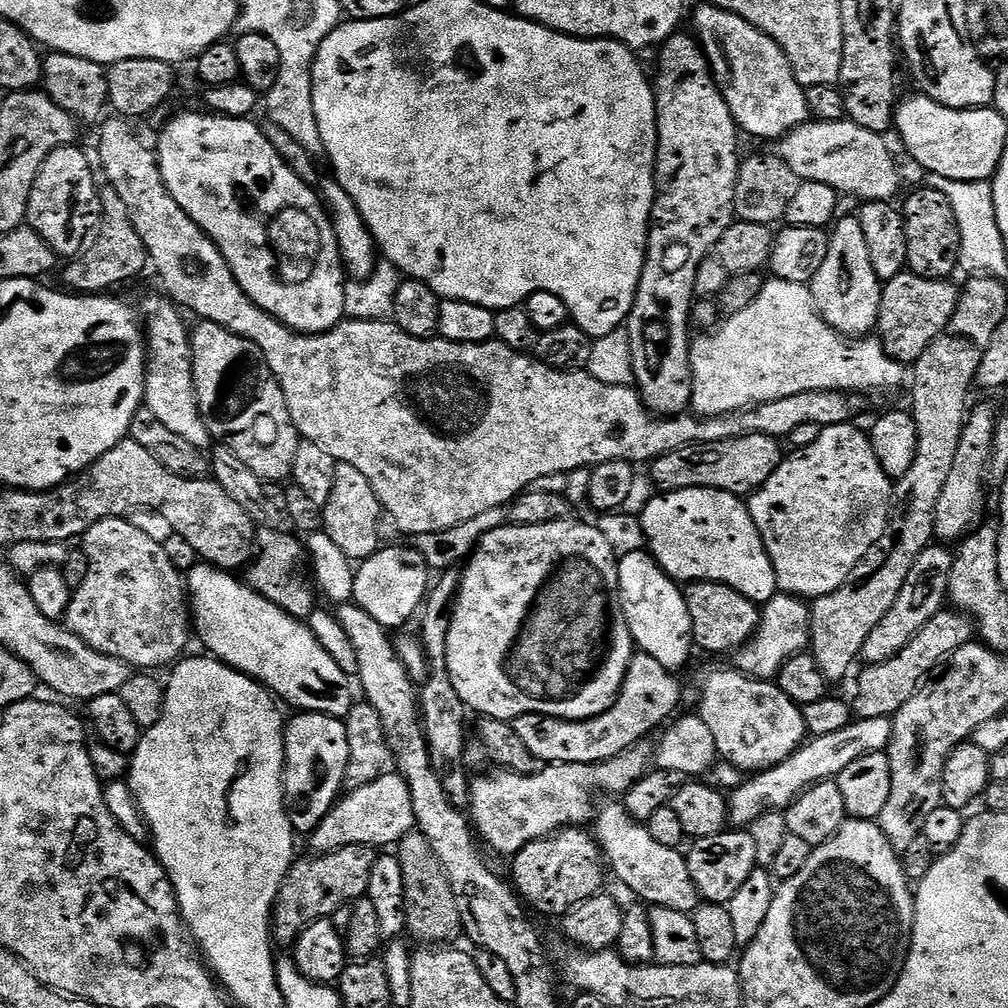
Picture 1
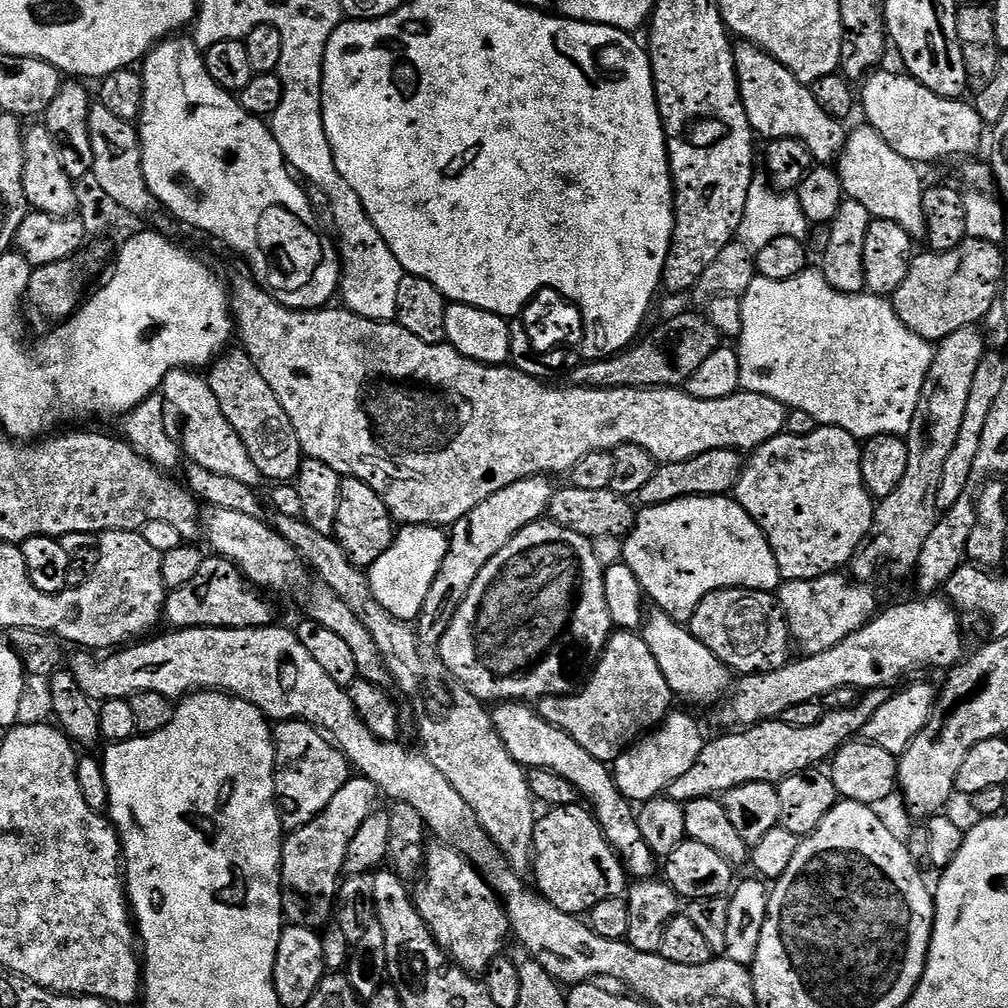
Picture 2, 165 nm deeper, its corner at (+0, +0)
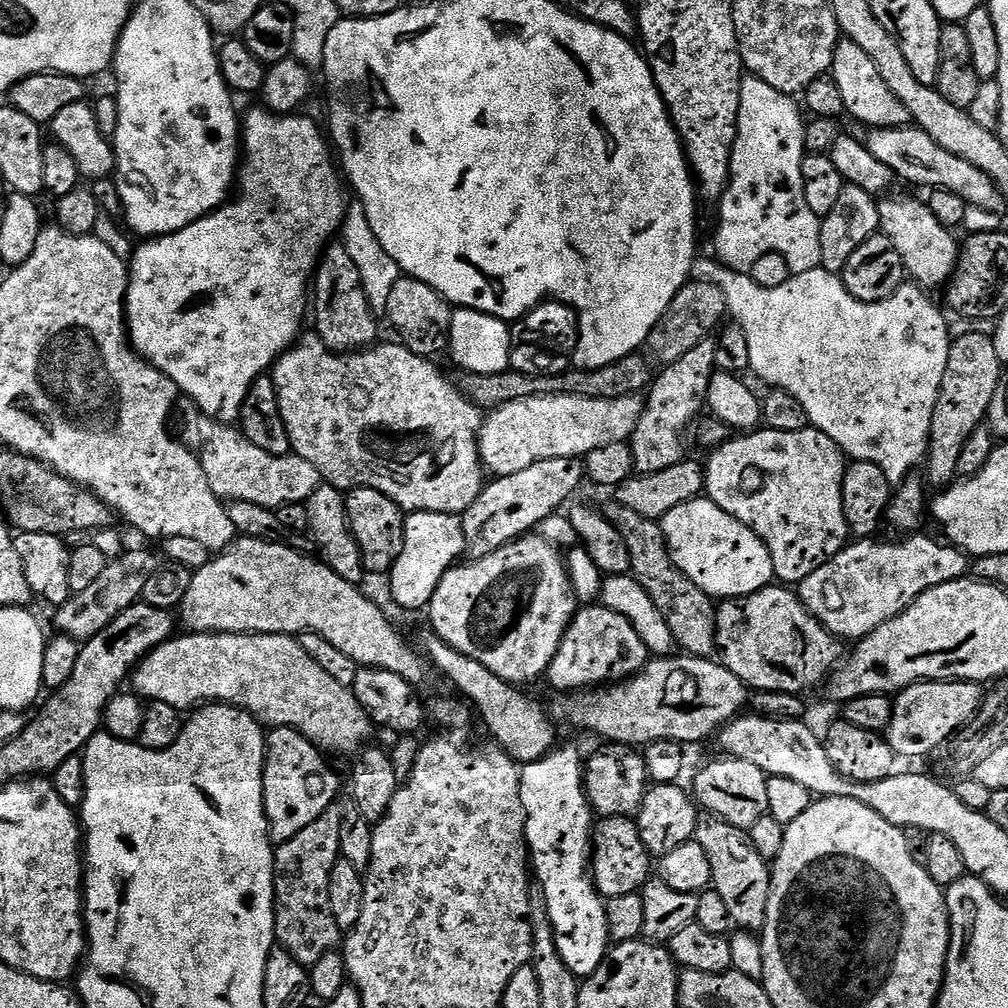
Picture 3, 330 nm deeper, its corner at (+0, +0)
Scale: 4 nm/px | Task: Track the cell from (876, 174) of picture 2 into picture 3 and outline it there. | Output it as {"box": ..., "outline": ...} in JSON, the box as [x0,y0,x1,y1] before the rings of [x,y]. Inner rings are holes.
{"box":[880,196,962,285],"outline":[[[896,196],[893,200],[883,201],[880,217],[882,219],[883,235],[891,237],[899,246],[900,253],[904,255],[905,269],[911,275],[913,272],[917,276],[913,276],[917,281],[923,282],[925,285],[940,283],[940,285],[943,285],[955,276],[956,269],[962,259],[961,241],[959,239],[956,241],[957,233],[948,228],[942,221],[939,221],[923,199],[915,200],[912,196]]]}

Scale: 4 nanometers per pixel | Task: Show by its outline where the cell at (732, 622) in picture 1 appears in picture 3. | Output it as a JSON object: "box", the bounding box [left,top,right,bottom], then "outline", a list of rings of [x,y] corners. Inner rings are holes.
{"box":[716,586,841,694],"outline":[[[761,586],[739,598],[728,598],[716,609],[716,640],[724,651],[723,663],[749,689],[761,692],[795,692],[804,694],[815,684],[823,685],[841,663],[841,641],[816,619],[807,604],[788,586]]]}

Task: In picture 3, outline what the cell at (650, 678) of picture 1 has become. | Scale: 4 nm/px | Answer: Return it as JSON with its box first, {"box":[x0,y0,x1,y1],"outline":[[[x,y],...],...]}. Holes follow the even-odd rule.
{"box":[546,606,650,690],"outline":[[[584,606],[577,611],[572,625],[566,630],[566,634],[560,643],[558,654],[552,660],[546,673],[549,680],[556,688],[572,688],[571,690],[588,690],[593,686],[603,685],[605,682],[619,682],[627,677],[635,676],[643,669],[650,659],[650,653],[646,642],[634,630],[634,626],[622,614],[615,612],[613,608],[605,606]]]}

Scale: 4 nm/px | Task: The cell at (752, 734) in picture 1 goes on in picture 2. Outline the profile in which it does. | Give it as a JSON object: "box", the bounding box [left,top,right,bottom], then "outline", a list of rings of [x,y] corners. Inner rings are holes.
{"box":[642,611,733,704],"outline":[[[653,611],[642,625],[642,635],[650,654],[662,666],[666,682],[677,697],[689,700],[692,704],[712,704],[715,700],[723,701],[726,693],[733,687],[733,673],[717,658],[687,627],[681,626],[667,616],[665,612]]]}

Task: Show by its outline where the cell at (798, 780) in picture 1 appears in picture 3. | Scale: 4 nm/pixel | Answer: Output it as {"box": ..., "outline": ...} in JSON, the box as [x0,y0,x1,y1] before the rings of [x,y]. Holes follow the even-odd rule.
{"box":[886,680,986,757],"outline":[[[922,680],[918,684],[909,684],[895,697],[894,714],[886,730],[886,739],[895,749],[897,757],[924,756],[935,748],[940,748],[959,728],[964,728],[973,719],[977,719],[980,705],[986,699],[986,692],[979,683],[971,680]]]}

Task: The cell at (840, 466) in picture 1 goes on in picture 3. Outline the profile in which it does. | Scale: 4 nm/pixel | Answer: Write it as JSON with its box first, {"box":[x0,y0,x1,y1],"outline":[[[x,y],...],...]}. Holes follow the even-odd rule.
{"box":[706,426,849,585],"outline":[[[764,426],[738,435],[742,436],[725,440],[706,460],[707,499],[759,534],[772,552],[775,575],[785,585],[799,585],[849,543],[844,513],[846,453],[816,426],[793,432]]]}

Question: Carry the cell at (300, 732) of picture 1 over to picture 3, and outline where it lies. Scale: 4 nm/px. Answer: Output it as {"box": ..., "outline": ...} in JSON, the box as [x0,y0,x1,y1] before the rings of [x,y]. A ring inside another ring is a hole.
{"box":[264,728,340,841],"outline":[[[272,728],[267,733],[268,755],[264,766],[264,805],[272,826],[273,841],[294,838],[314,818],[333,807],[340,780],[328,765],[329,757],[298,728]]]}

